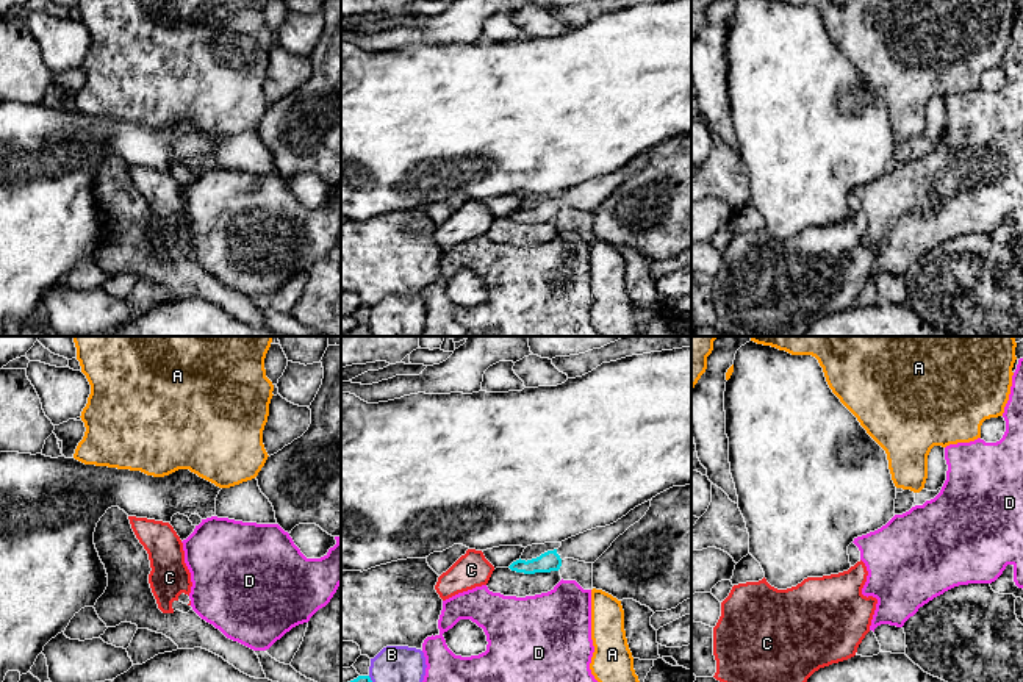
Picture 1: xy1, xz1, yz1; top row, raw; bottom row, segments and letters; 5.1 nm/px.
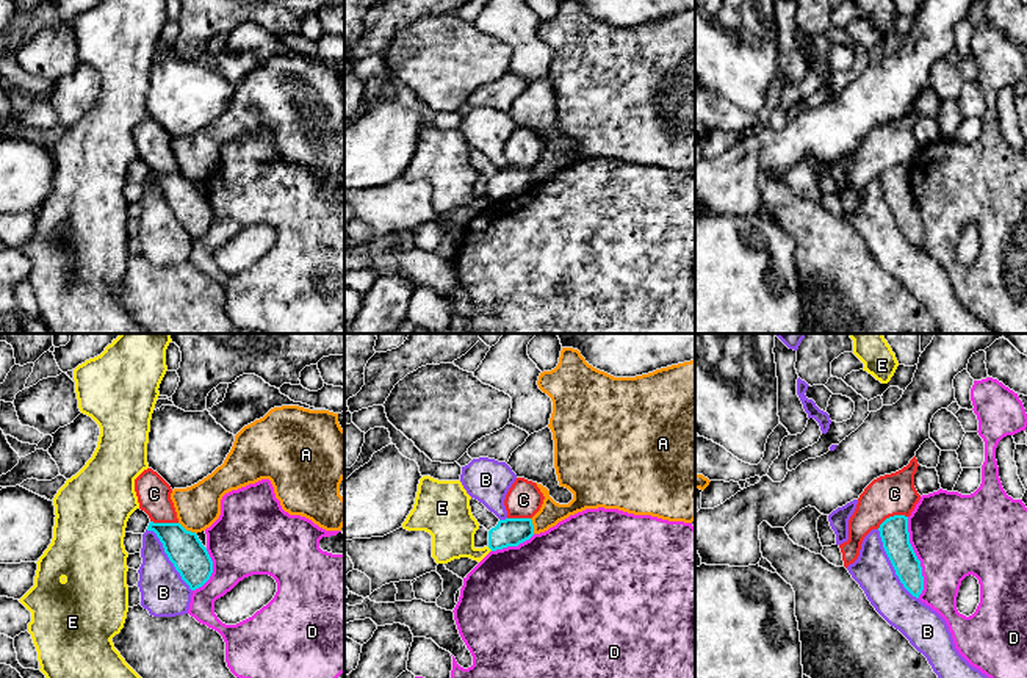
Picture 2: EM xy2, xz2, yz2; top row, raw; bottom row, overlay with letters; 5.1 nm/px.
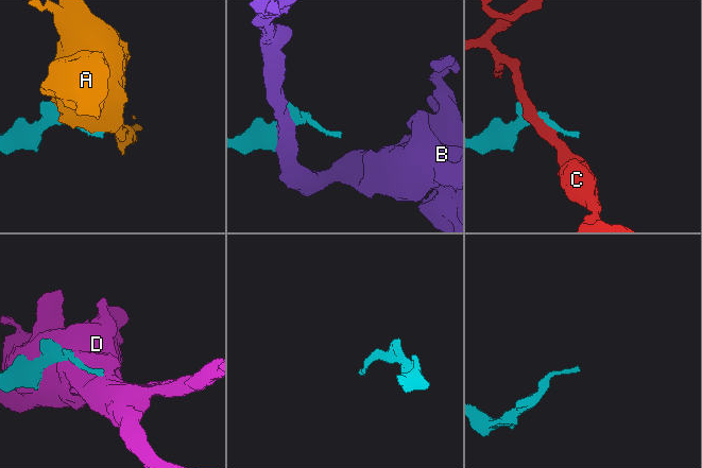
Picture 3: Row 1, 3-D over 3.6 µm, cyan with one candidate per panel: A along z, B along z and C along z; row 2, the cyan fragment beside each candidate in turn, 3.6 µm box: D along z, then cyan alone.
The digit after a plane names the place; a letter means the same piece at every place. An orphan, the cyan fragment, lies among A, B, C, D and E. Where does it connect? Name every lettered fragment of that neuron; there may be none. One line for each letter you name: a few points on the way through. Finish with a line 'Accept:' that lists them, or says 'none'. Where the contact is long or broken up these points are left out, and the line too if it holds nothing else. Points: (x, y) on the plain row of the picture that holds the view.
Accept: none

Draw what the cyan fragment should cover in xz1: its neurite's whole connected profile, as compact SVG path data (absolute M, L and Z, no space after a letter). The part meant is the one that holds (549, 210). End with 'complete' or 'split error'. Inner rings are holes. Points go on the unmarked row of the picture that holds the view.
M651 150L635 156L616 172L596 177L562 191L562 196L532 210L516 210L508 217L516 222L535 224L558 221L565 208L594 213L612 192L630 175L638 172L651 156Z | split error

